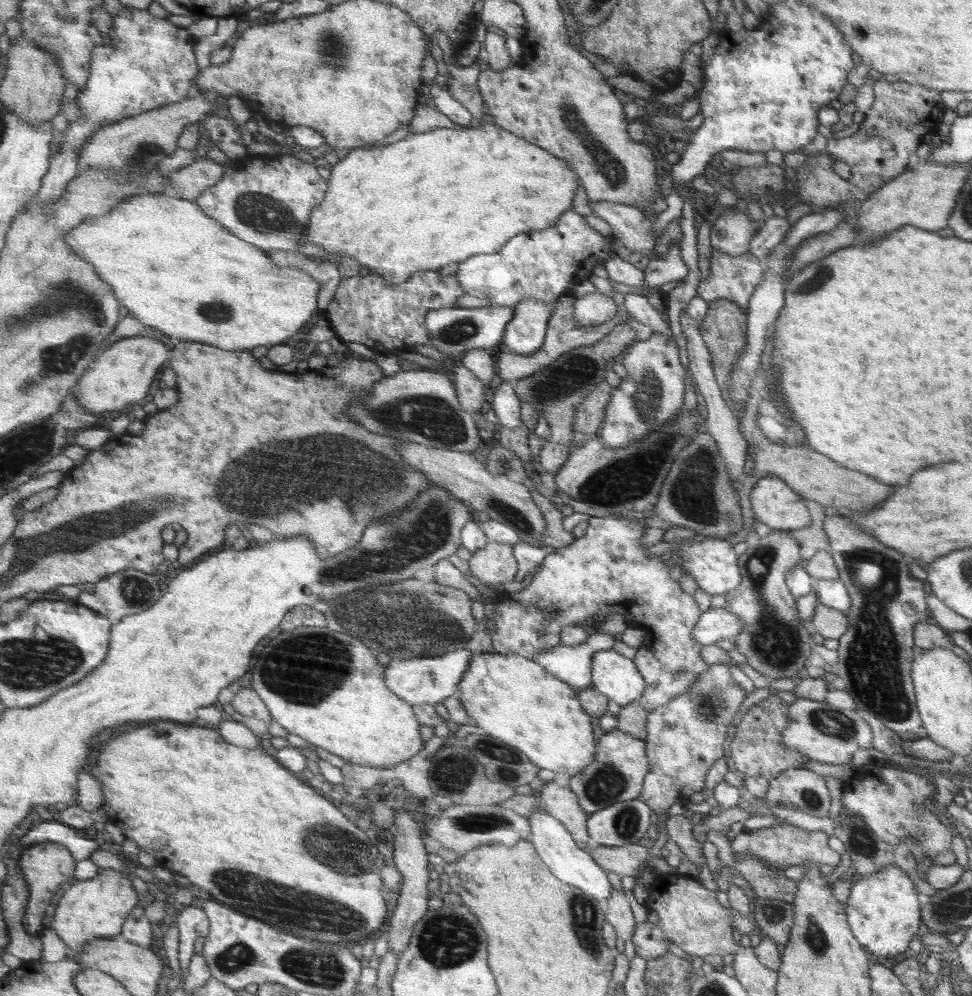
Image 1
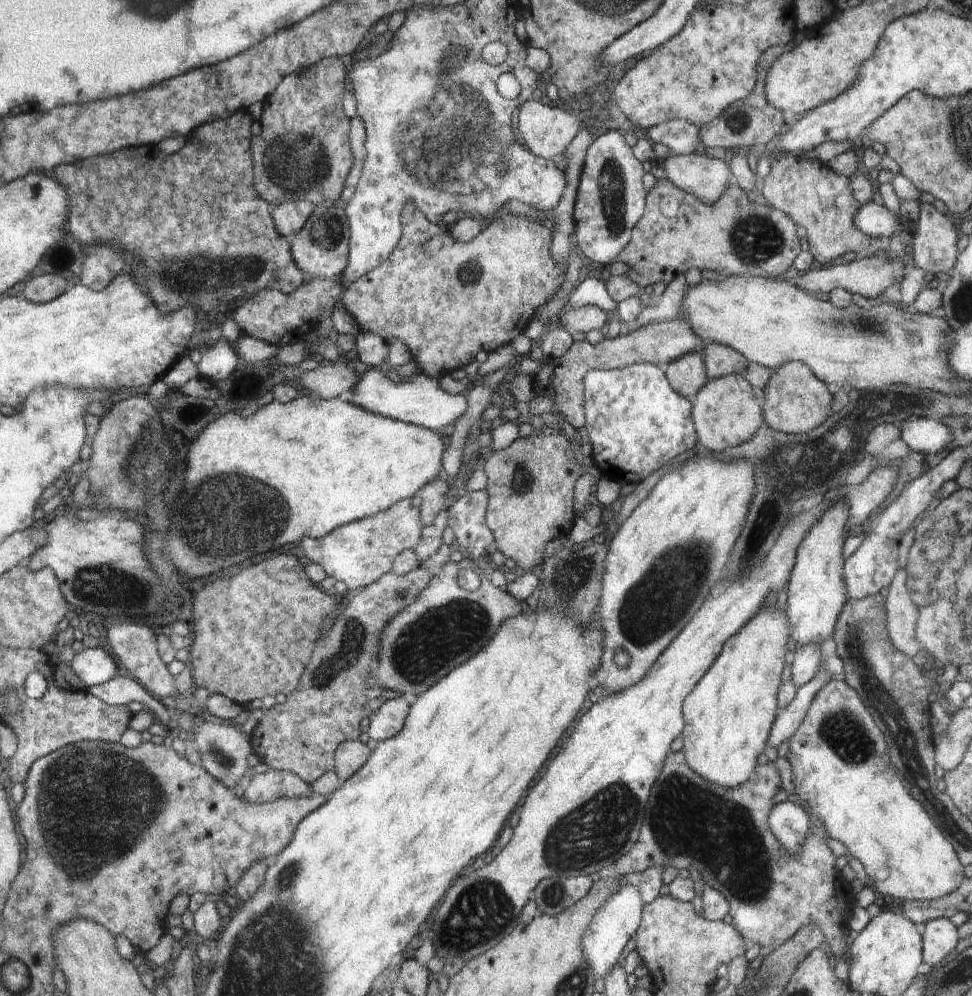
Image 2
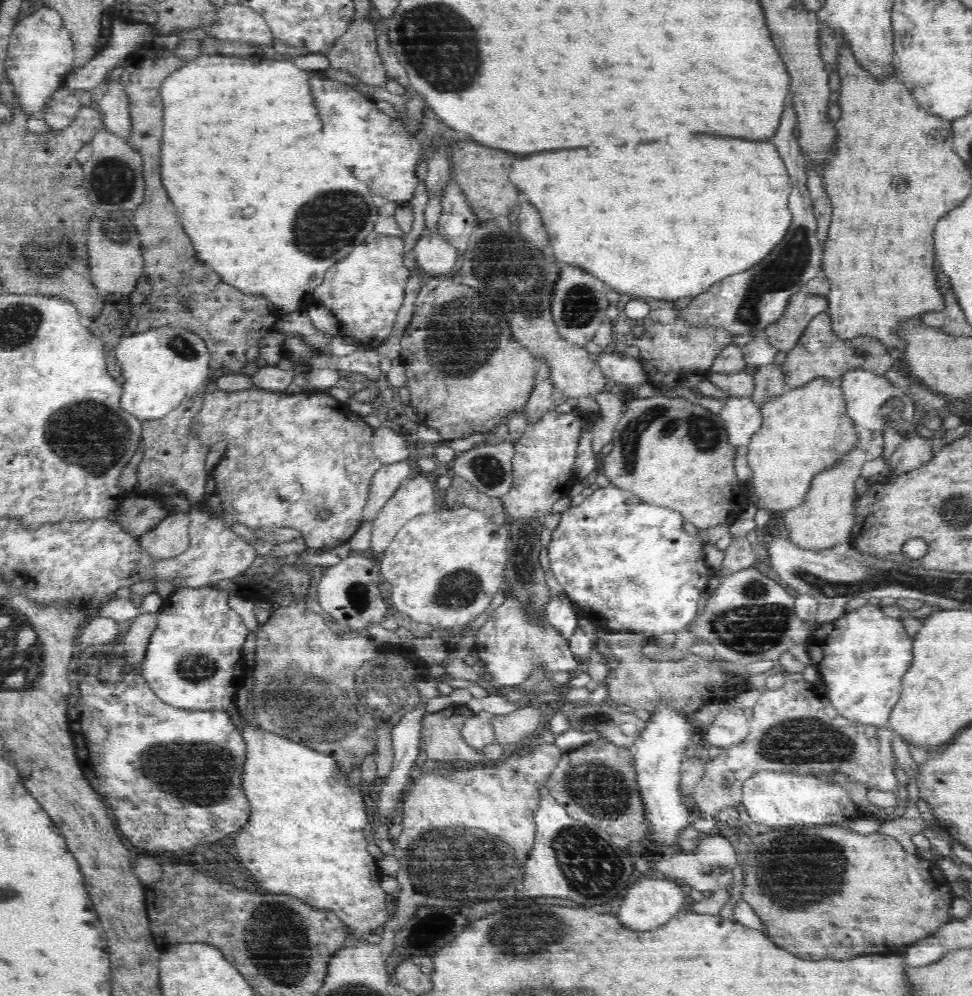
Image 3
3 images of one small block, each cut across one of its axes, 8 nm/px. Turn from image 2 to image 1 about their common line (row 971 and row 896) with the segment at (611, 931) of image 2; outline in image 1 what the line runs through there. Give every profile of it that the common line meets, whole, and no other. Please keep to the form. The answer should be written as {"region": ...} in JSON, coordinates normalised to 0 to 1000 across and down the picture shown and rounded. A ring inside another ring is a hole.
{"region":[[[557,810],[542,821],[545,824],[545,839],[542,844],[548,846],[552,856],[570,880],[577,886],[594,891],[598,896],[614,904],[624,904],[631,899],[630,890],[626,886],[621,871],[617,871],[613,867],[613,863],[609,863],[609,859],[603,857],[601,852],[591,845],[588,836],[580,827],[576,827],[575,822],[570,821],[568,817]]]}

